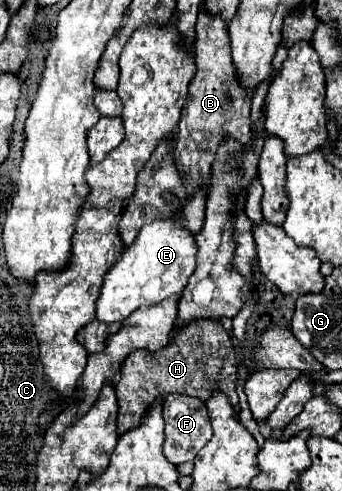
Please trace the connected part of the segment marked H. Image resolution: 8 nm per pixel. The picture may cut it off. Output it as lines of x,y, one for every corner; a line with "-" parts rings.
196,319
190,321
184,329
176,329
172,341
156,351
134,351
124,361
124,367
120,371
120,381
116,385
118,395
118,435
124,431
130,431
138,427
144,413
156,403
156,399
162,399
170,393
180,395
194,395
200,399
210,397
212,389
218,389
226,393
236,413
240,413
238,407
238,395
236,395
236,351
234,345
222,327
220,321
212,319

